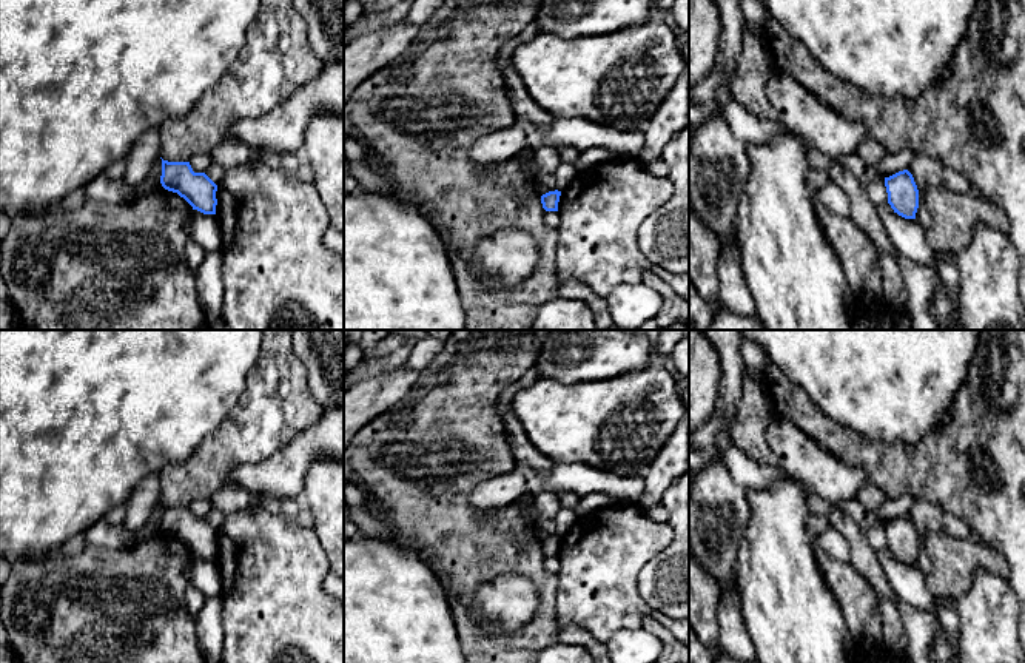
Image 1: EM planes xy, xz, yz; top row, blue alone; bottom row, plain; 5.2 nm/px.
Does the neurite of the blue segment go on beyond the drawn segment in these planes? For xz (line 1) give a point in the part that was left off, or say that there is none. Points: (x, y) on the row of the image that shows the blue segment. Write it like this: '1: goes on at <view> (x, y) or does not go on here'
1: does not go on here

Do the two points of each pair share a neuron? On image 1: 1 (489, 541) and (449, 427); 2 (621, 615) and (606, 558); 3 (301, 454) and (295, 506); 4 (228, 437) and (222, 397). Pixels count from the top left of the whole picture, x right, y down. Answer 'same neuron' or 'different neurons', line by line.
1: same neuron
2: same neuron
3: different neurons
4: different neurons

